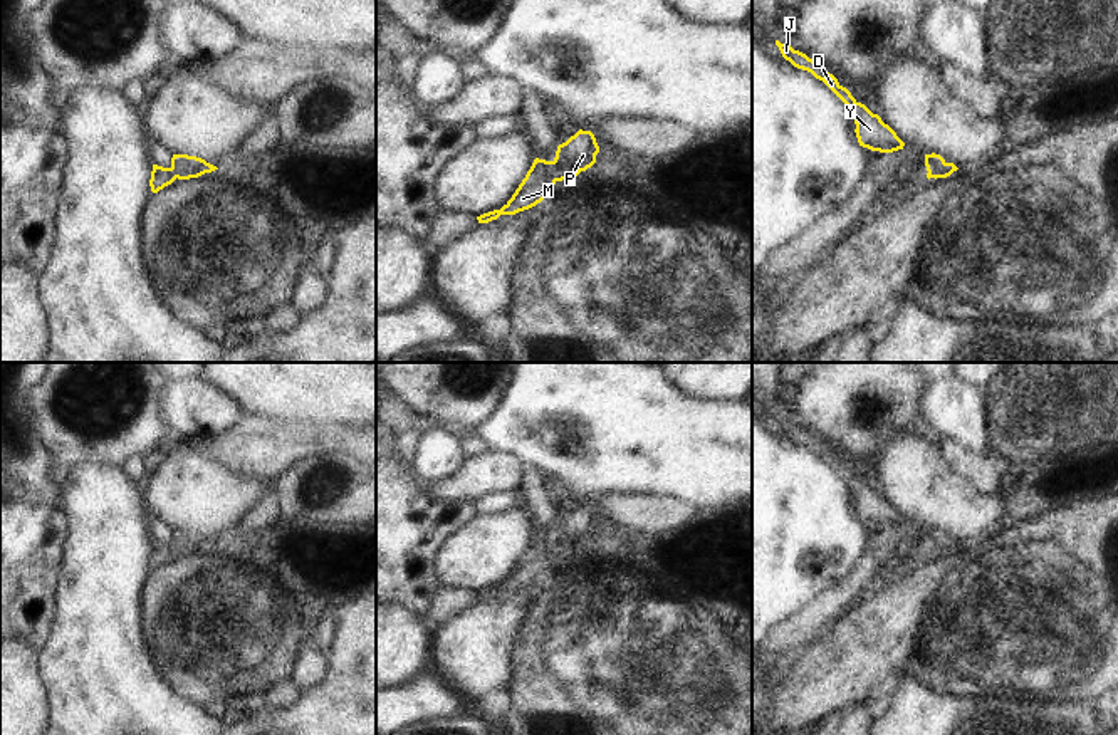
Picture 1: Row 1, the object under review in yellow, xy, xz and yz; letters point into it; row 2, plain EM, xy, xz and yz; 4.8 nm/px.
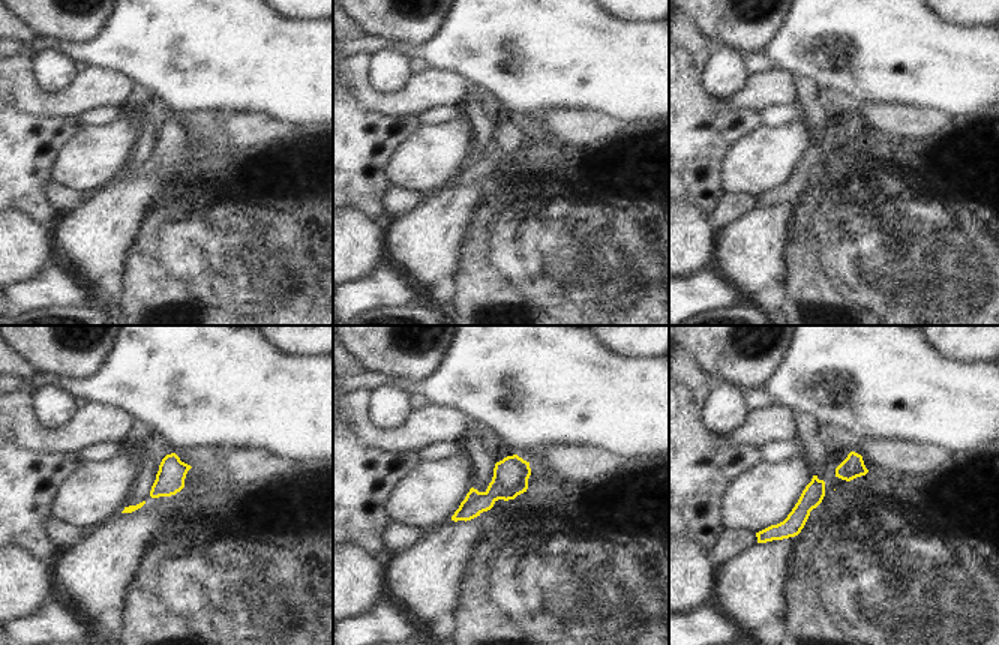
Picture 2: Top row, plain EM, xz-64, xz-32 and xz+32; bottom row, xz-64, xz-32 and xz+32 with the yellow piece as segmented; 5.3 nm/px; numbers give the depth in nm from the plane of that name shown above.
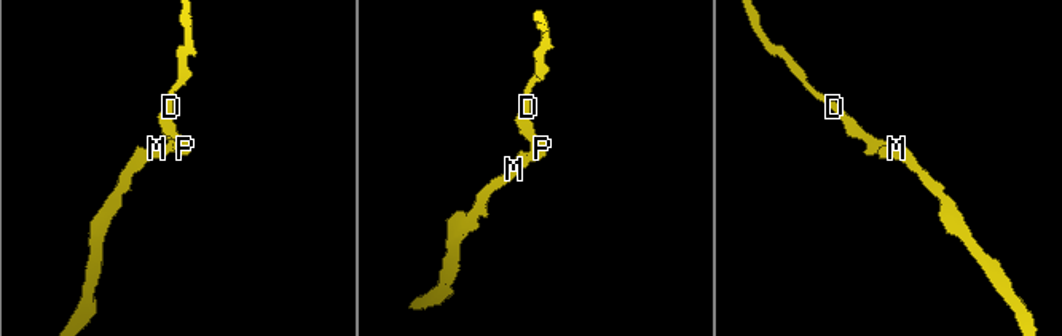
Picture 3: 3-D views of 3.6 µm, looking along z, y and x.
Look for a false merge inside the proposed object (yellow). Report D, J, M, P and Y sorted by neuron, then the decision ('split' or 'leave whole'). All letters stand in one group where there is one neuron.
D J M P Y | leave whole

